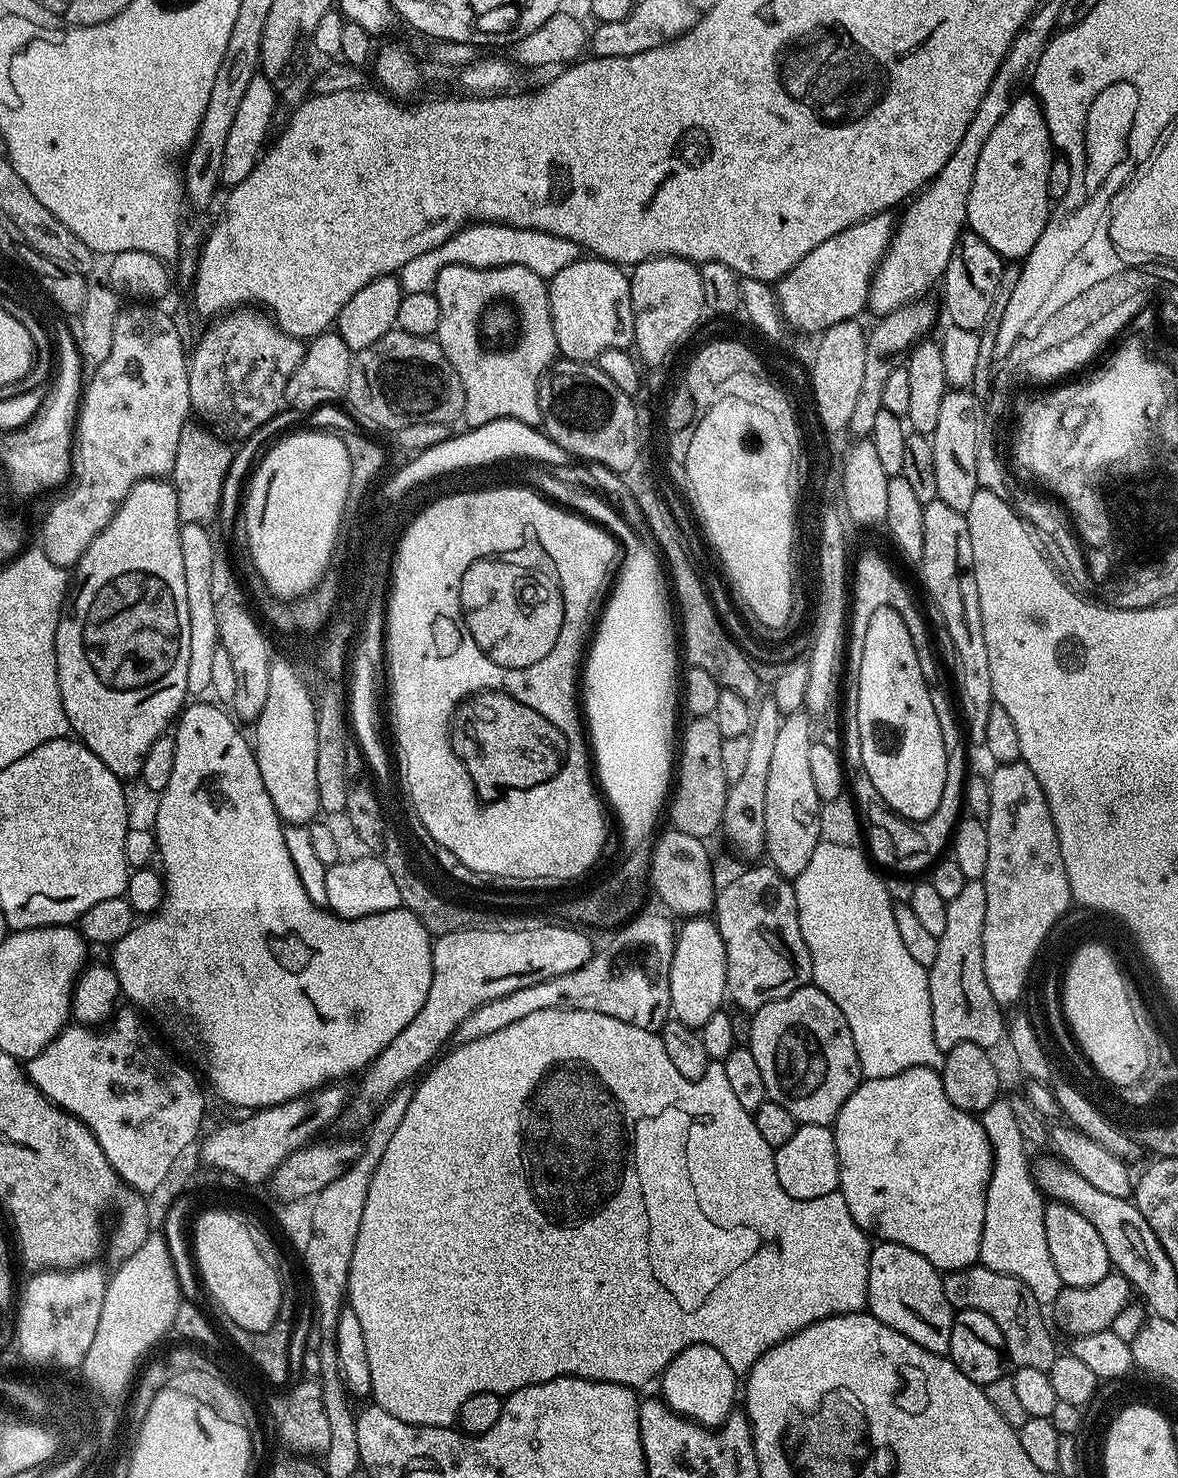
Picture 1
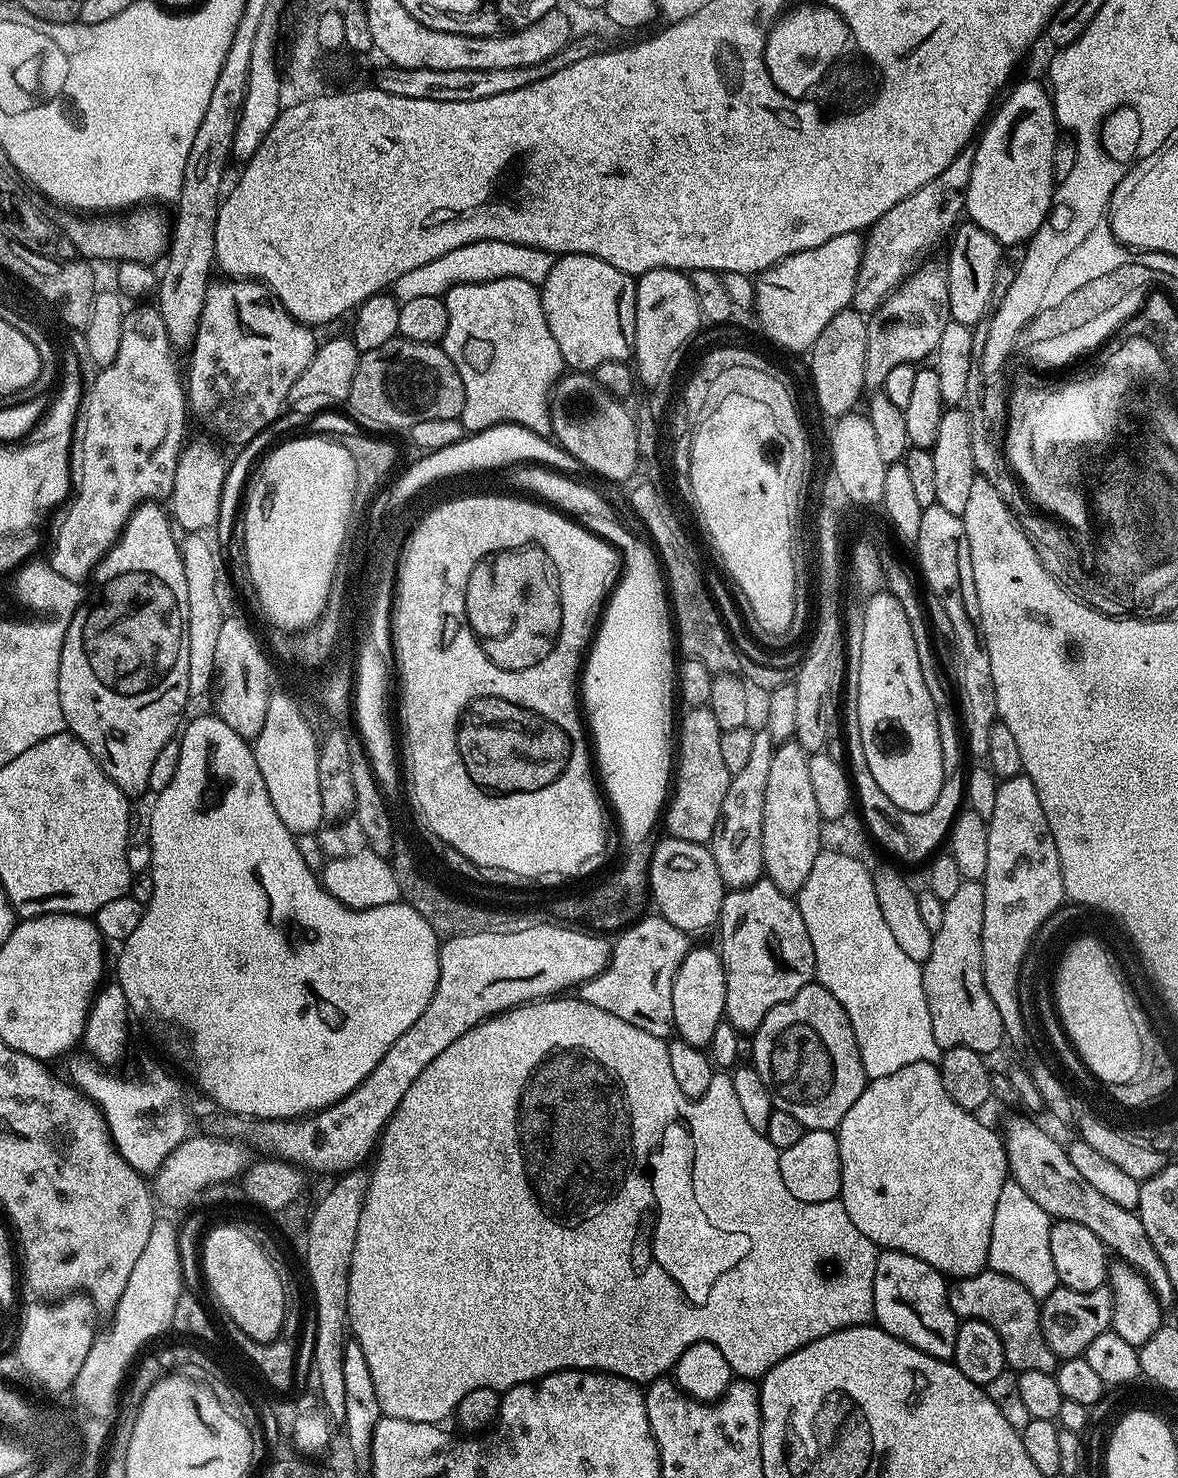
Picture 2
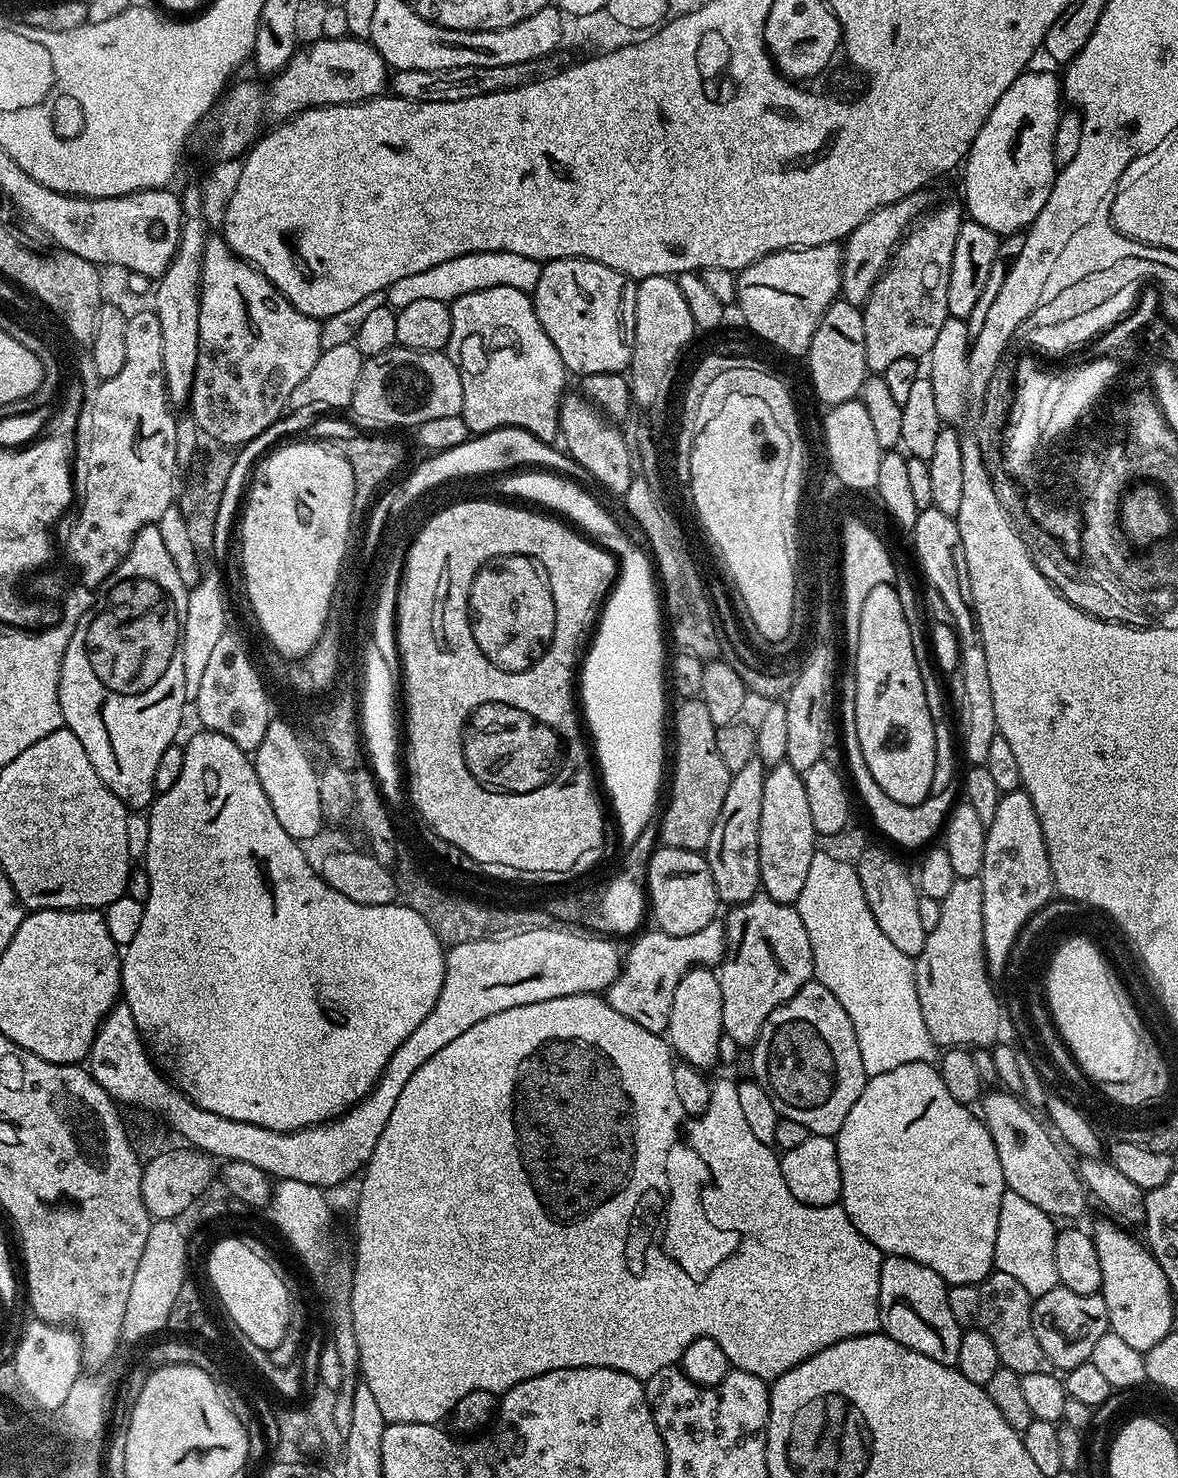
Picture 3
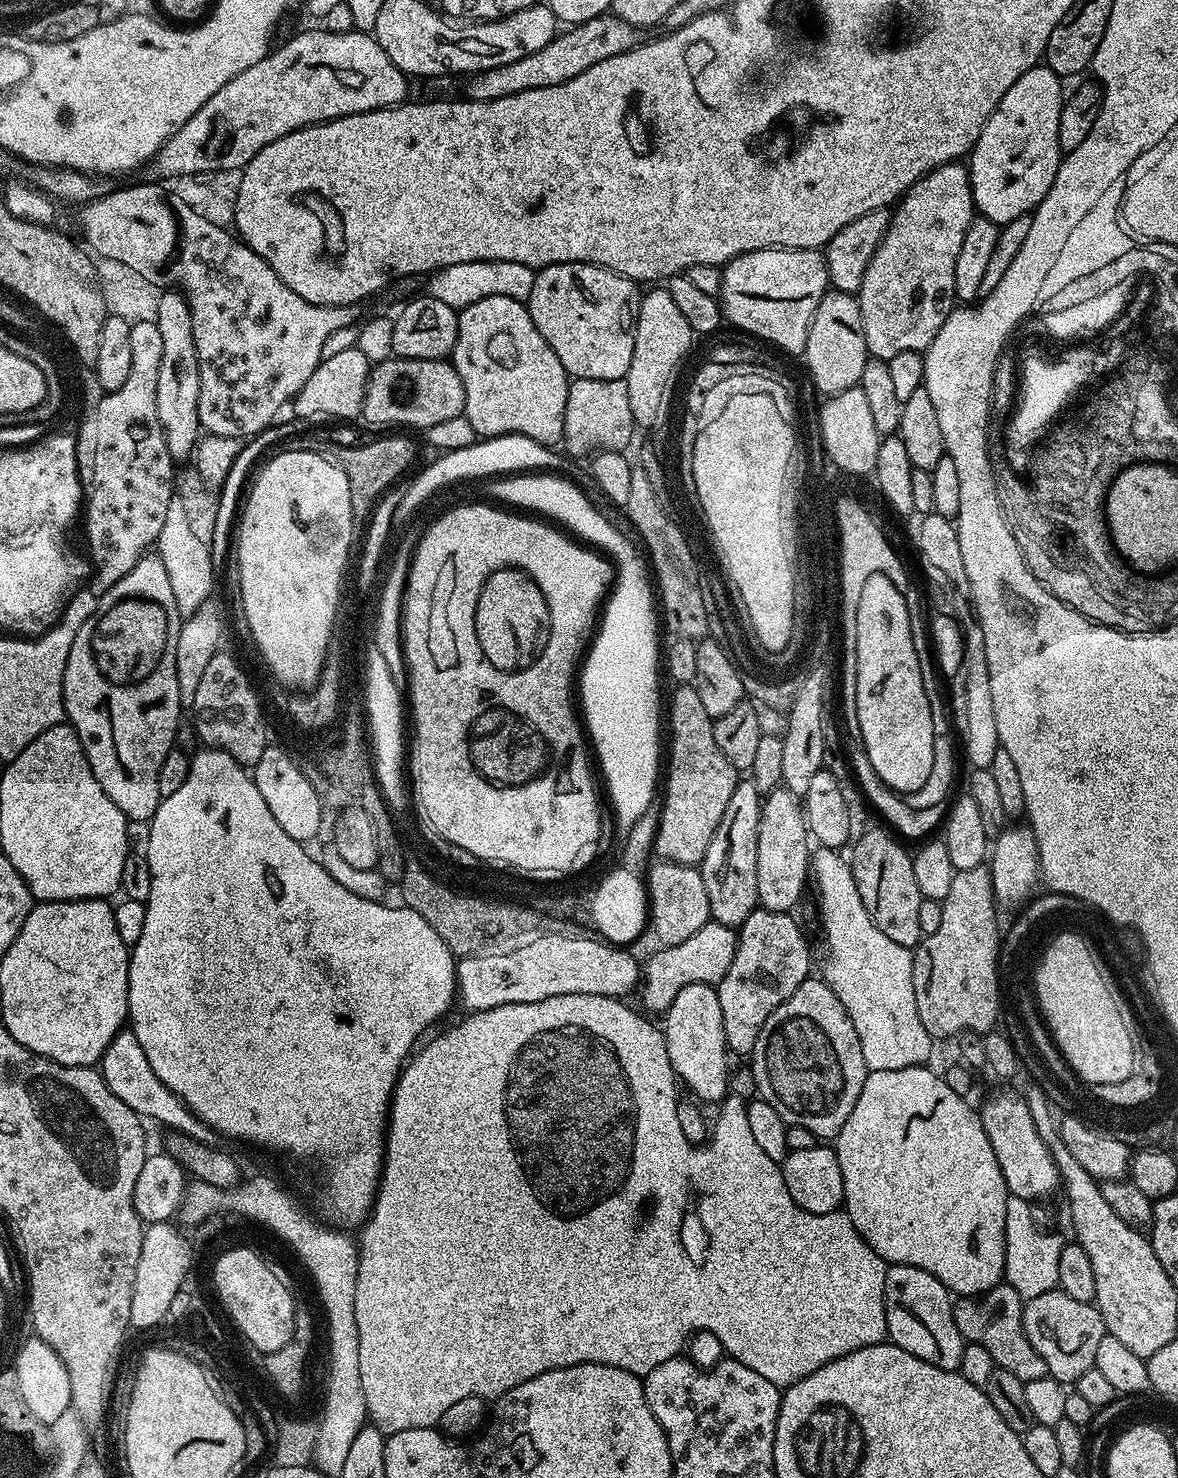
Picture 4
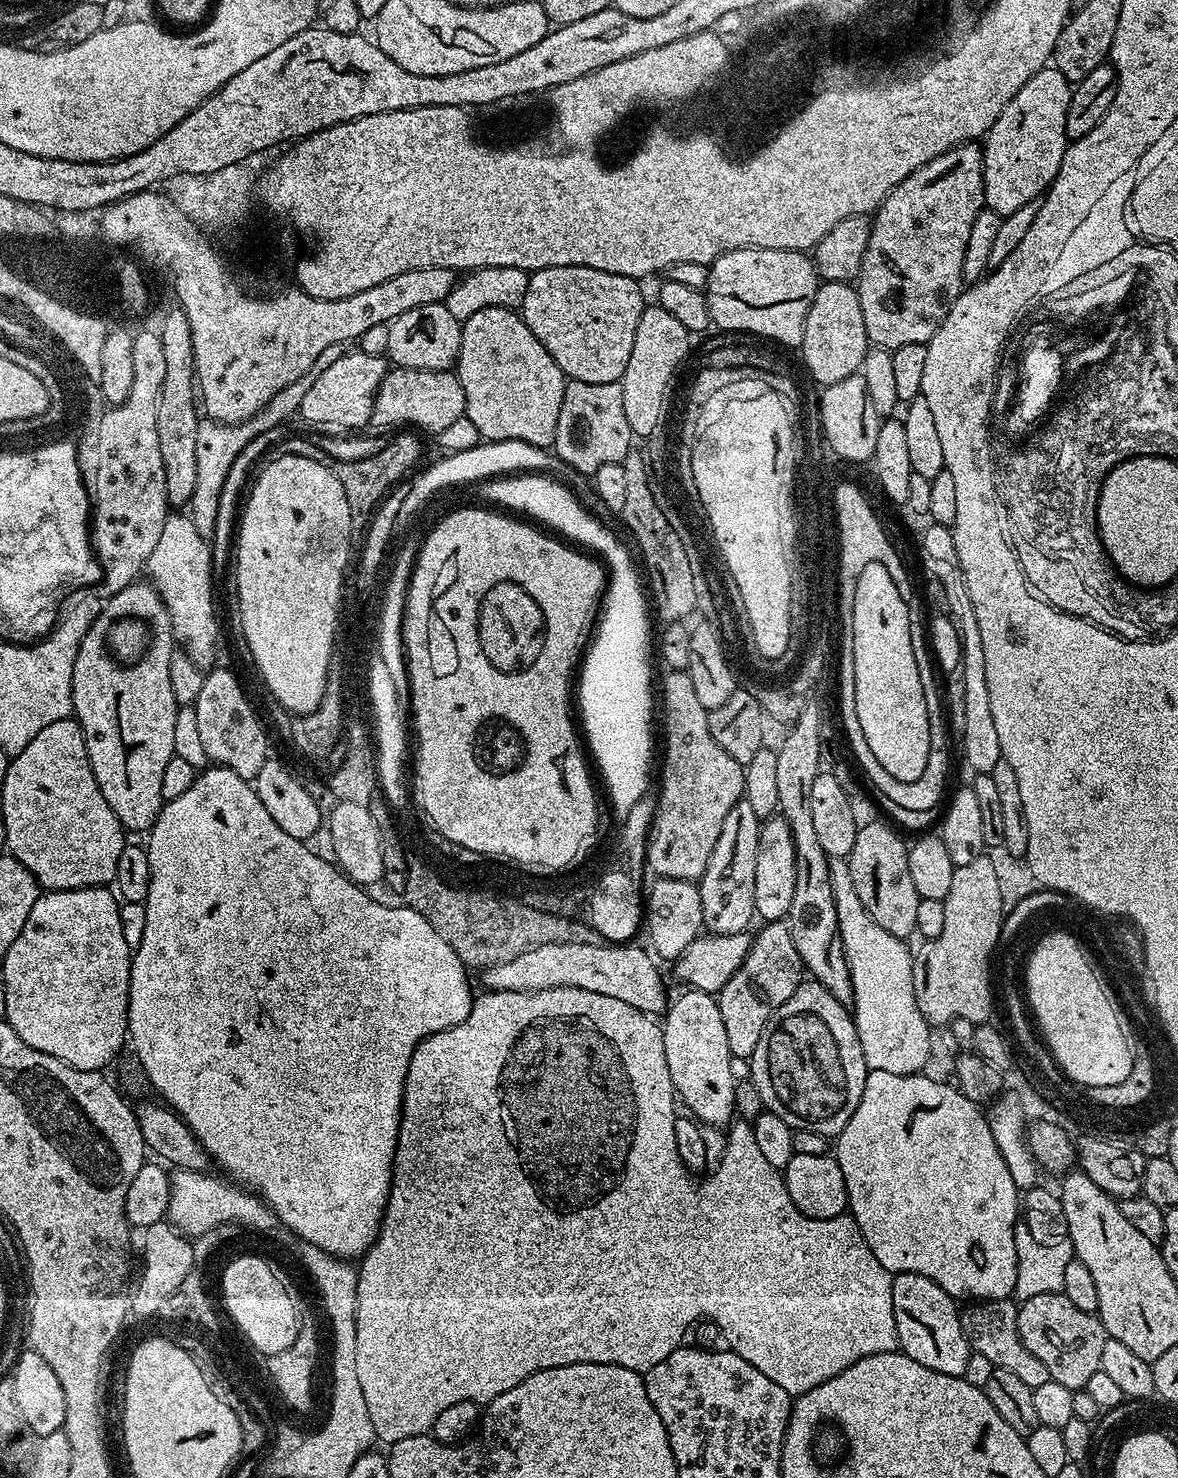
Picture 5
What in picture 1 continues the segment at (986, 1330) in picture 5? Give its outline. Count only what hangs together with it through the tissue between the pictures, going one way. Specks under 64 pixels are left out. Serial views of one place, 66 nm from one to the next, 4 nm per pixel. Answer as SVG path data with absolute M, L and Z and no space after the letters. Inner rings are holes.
M977 1262L970 1268L947 1273L944 1276L944 1289L946 1302L950 1302L953 1309L982 1310L982 1314L987 1314L995 1322L998 1330L1002 1330L1007 1359L1011 1363L1013 1360L1016 1368L1047 1373L1050 1366L1054 1366L1058 1349L1052 1337L1053 1329L1046 1319L1045 1309L1036 1301L1034 1294L1030 1294L1030 1286L1026 1286L1026 1282L1018 1282L1018 1278L1010 1274L998 1274L998 1270L990 1270Z

